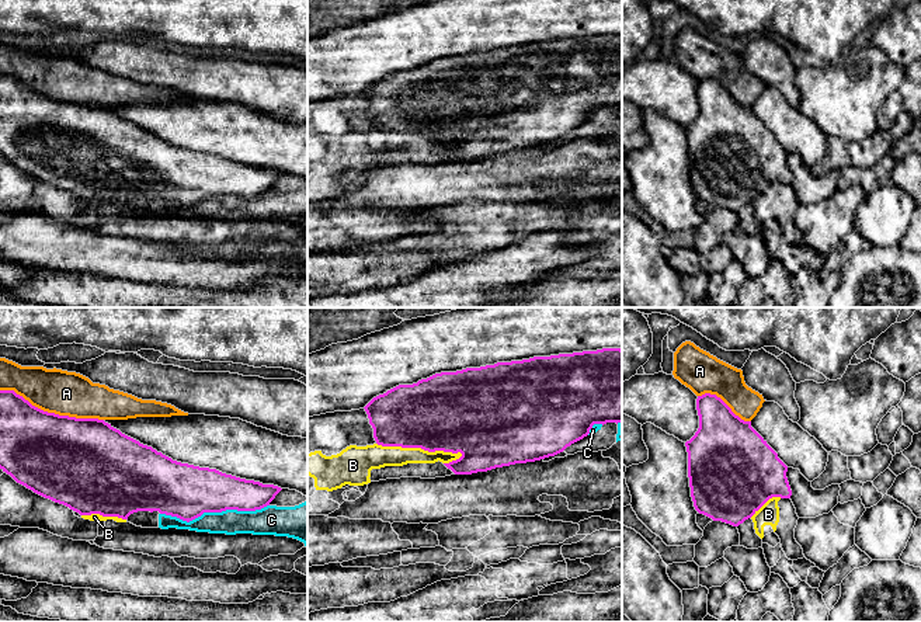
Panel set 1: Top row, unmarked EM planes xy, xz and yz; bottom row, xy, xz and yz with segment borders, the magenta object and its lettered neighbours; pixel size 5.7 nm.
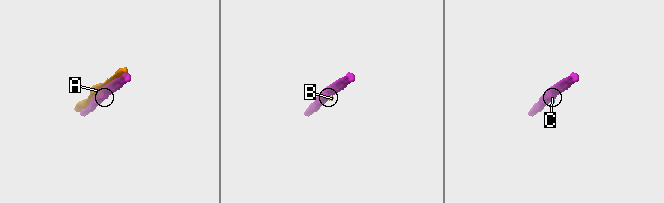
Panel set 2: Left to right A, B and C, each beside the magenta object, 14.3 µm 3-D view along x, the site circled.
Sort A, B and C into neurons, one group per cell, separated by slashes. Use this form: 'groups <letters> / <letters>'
groups A / B C

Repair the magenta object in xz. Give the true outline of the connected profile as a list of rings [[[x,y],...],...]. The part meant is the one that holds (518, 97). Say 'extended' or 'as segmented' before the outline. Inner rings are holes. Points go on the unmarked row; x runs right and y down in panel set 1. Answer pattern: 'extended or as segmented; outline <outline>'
as segmented; outline [[[602,34],[597,37],[534,42],[522,46],[497,48],[494,51],[480,53],[466,53],[456,58],[441,58],[413,70],[399,70],[386,79],[373,83],[364,94],[368,100],[369,110],[373,114],[373,124],[378,131],[421,133],[428,138],[460,138],[462,142],[459,145],[444,149],[455,160],[472,160],[515,149],[535,147],[563,138],[571,129],[587,122],[594,110],[604,111],[607,108],[622,108],[622,35]]]

